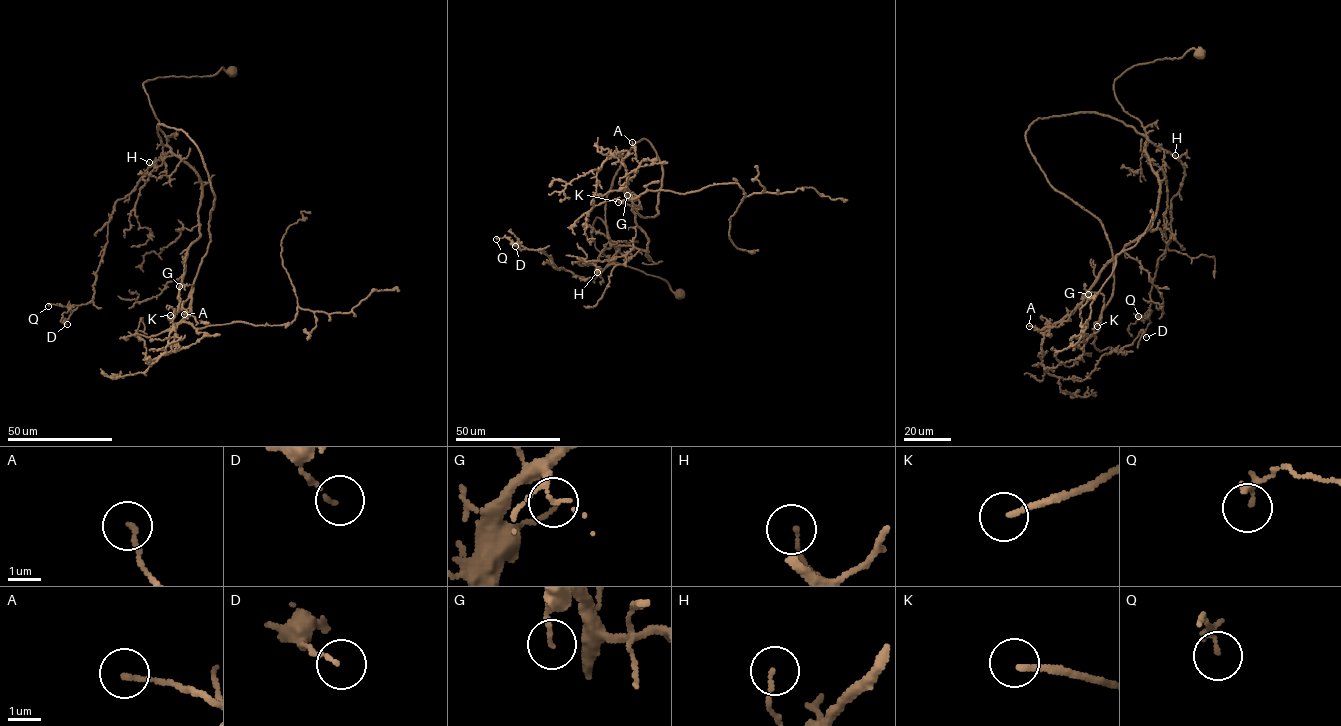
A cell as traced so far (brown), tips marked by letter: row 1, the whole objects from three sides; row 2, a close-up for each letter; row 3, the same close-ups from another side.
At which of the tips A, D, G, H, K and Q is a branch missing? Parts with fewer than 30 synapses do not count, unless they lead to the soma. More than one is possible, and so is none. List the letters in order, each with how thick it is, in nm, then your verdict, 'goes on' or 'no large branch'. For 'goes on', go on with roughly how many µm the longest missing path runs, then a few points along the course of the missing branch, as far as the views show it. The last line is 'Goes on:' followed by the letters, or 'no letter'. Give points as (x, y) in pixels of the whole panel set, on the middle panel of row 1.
A: 150 nm | no large branch
D: 110 nm | no large branch
G: 110 nm | no large branch
H: 110 nm | no large branch
K: 170 nm | goes on | 120 µm | (618, 202), (579, 204), (572, 198), (535, 213), (504, 216), (479, 232), (462, 237), (454, 234)
Q: 170 nm | no large branch
Goes on: K

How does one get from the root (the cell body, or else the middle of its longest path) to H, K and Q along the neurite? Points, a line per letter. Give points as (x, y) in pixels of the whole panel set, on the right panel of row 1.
H: (1199, 52), (1191, 48), (1181, 58), (1135, 65), (1114, 83), (1118, 103), (1147, 137), (1178, 159), (1175, 155)
K: (1199, 52), (1114, 81), (1146, 133), (1159, 195), (1153, 224), (1088, 291), (1104, 296), (1097, 326)
Q: (1199, 52), (1191, 48), (1181, 58), (1135, 65), (1114, 83), (1123, 110), (1184, 168), (1150, 313), (1138, 316)

